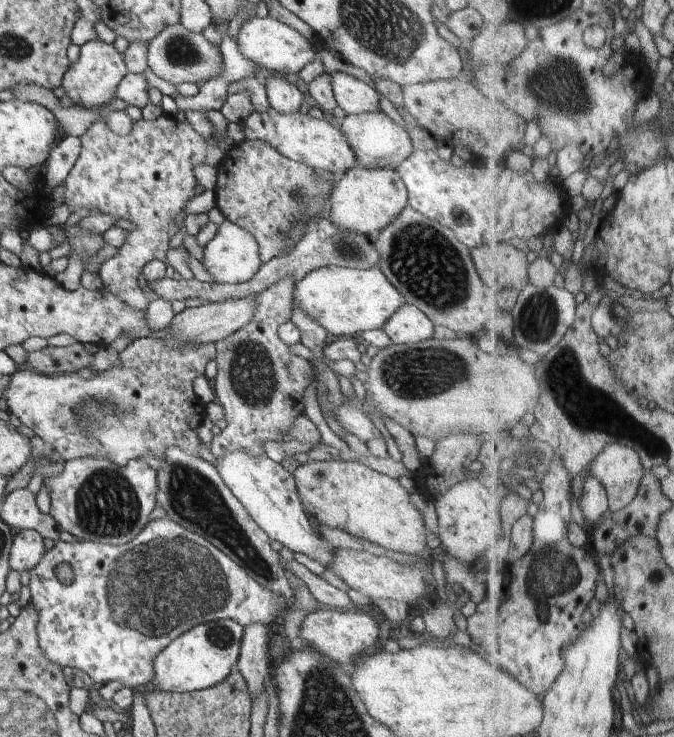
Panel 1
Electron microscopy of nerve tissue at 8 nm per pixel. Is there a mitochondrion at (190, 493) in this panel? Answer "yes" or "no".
yes

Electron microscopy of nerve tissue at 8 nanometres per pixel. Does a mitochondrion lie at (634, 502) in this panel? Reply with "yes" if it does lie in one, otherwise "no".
no

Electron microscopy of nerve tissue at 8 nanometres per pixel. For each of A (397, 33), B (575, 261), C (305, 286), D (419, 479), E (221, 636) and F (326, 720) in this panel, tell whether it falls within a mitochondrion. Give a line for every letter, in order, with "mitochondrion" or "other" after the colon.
A: mitochondrion
B: other
C: other
D: other
E: mitochondrion
F: mitochondrion

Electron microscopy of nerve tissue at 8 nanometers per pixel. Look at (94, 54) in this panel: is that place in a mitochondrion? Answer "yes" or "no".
no

